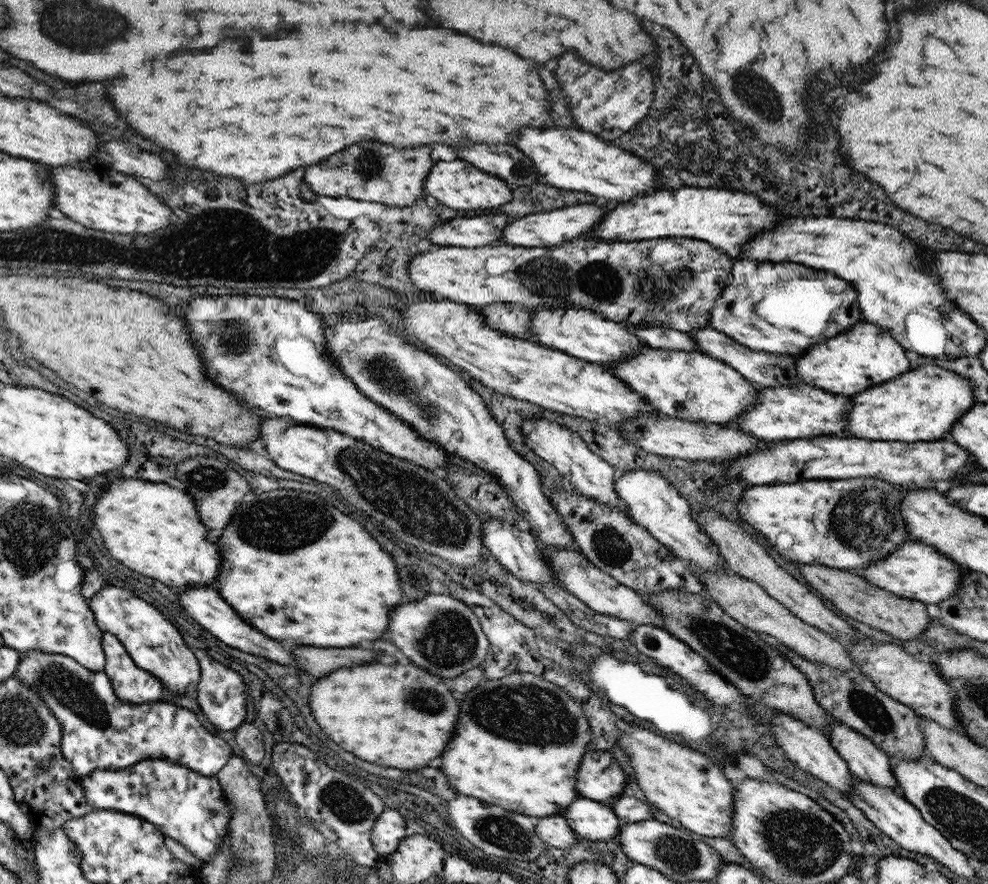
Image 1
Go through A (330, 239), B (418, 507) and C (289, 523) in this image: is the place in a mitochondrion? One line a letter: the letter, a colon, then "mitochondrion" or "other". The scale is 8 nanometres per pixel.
A: other
B: mitochondrion
C: mitochondrion

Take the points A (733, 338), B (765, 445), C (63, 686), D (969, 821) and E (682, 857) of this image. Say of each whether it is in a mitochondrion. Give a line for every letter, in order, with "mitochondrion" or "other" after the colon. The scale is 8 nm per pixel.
A: other
B: other
C: mitochondrion
D: mitochondrion
E: mitochondrion

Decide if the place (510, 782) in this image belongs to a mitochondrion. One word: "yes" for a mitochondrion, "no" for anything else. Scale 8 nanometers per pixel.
no

